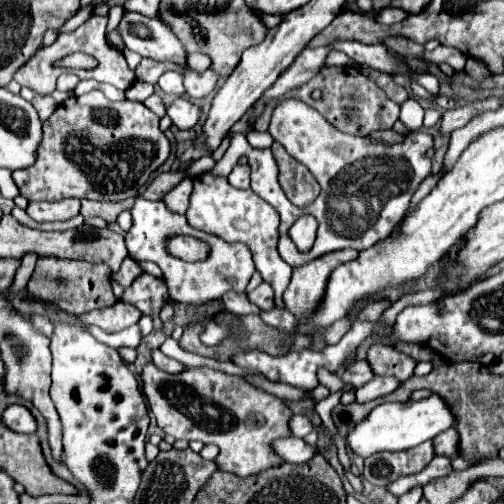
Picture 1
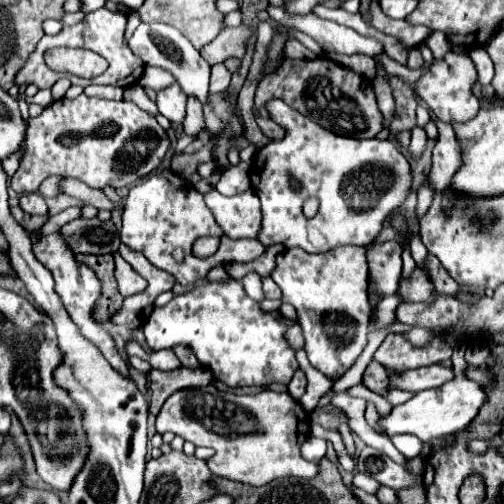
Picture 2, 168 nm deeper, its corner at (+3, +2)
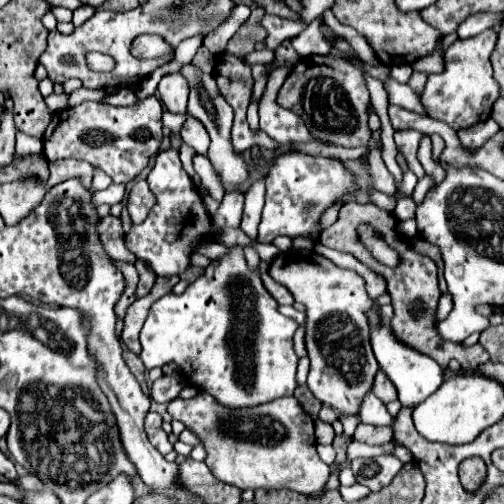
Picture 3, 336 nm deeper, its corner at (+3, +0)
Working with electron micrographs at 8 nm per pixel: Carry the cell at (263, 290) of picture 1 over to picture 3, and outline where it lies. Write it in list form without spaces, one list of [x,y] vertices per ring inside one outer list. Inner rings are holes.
[[[266,270],[260,272],[260,278],[262,278],[262,282],[264,282],[264,288],[272,294],[272,298],[274,298],[278,304],[292,304],[292,302],[294,302],[292,294],[290,294],[284,286],[280,286],[278,282],[274,282],[274,280],[268,276]]]

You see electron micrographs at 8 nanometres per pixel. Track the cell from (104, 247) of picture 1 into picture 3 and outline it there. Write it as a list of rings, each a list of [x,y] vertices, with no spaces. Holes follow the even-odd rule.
[[[112,216],[100,218],[96,222],[96,228],[98,228],[98,236],[100,236],[100,242],[102,242],[102,248],[106,250],[106,254],[110,258],[124,260],[124,262],[134,262],[136,260],[132,256],[132,252],[128,252],[124,248],[124,230],[122,230],[120,218],[112,218]]]

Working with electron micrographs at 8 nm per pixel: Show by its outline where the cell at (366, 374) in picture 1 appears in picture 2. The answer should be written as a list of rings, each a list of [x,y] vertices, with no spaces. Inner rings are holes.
[[[370,362],[364,372],[364,384],[368,390],[386,396],[388,394],[388,370],[380,362]]]

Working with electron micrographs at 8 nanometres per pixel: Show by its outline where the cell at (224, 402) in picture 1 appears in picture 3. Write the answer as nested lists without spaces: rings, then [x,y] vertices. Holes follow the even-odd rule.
[[[196,394],[190,400],[176,398],[168,404],[168,414],[194,432],[204,450],[210,472],[240,490],[294,490],[314,494],[322,490],[330,476],[330,466],[316,454],[314,420],[302,410],[294,396],[276,398],[250,408],[228,408],[218,404],[210,394]]]

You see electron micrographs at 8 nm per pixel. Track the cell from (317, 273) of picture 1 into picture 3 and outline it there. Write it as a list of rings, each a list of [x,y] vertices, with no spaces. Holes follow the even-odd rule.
[[[288,250],[278,254],[270,264],[270,276],[286,286],[296,302],[306,306],[306,350],[310,358],[308,388],[322,404],[344,414],[356,414],[378,372],[366,316],[368,308],[372,308],[372,300],[366,294],[364,278],[354,270],[336,266],[314,250]]]

